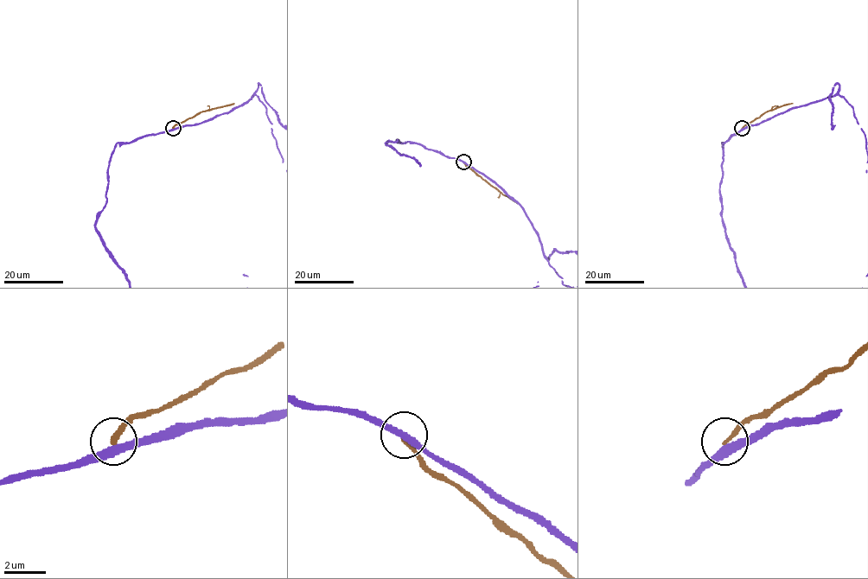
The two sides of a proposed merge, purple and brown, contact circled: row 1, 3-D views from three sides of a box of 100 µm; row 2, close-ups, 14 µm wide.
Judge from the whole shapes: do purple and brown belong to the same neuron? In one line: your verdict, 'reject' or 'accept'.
reject

